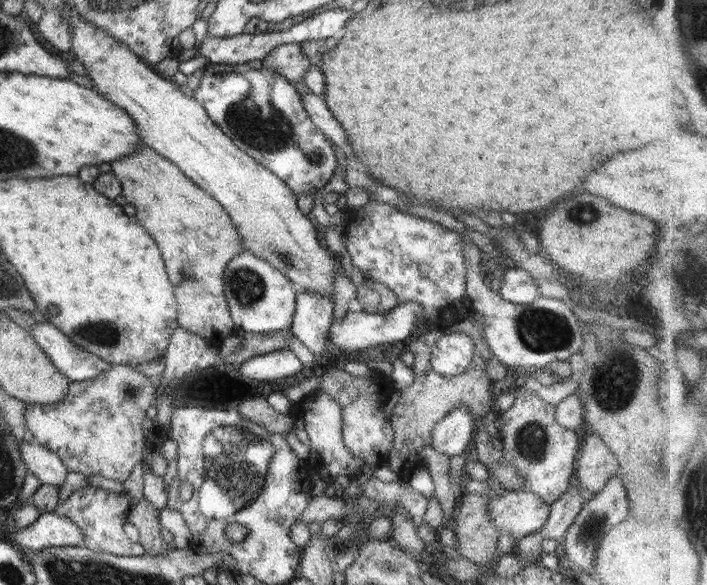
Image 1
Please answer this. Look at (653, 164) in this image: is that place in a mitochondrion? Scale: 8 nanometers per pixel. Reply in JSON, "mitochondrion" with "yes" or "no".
{"mitochondrion":"no"}

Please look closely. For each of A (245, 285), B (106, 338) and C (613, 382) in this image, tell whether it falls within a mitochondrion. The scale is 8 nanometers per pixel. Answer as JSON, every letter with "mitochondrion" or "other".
{"A":"mitochondrion","B":"mitochondrion","C":"mitochondrion"}

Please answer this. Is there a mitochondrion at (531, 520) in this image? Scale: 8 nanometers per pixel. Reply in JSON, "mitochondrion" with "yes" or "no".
{"mitochondrion":"no"}

